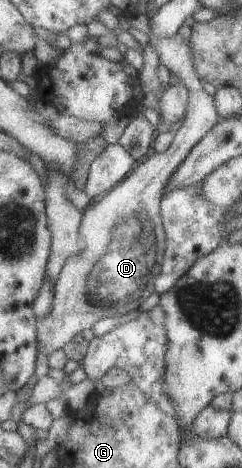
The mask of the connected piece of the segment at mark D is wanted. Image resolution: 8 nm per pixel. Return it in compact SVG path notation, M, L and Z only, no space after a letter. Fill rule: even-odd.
M148 33L149 44L154 48L158 56L158 62L168 72L174 74L186 90L185 116L182 126L174 133L170 146L160 153L152 153L144 162L133 168L129 175L120 183L117 183L109 192L99 199L95 199L88 207L81 211L82 219L79 226L83 248L80 254L68 258L62 266L58 279L54 283L52 308L46 314L44 320L35 320L37 350L50 355L54 350L62 349L63 346L74 339L82 330L90 329L94 322L104 318L122 316L129 311L139 309L140 304L152 294L154 280L159 276L160 264L166 244L166 232L162 228L160 220L159 203L163 196L164 186L168 184L168 178L172 172L186 158L188 152L195 146L204 134L219 122L214 100L202 89L202 82L196 76L194 64L192 64L192 52L190 42L181 34L172 36L156 36Z

